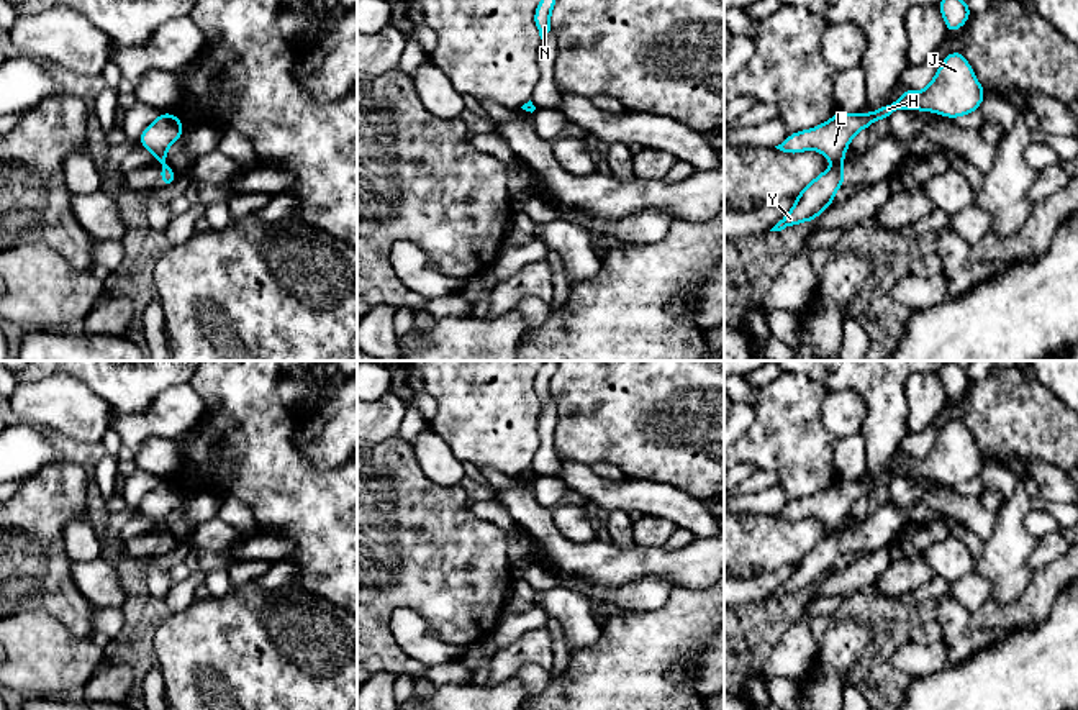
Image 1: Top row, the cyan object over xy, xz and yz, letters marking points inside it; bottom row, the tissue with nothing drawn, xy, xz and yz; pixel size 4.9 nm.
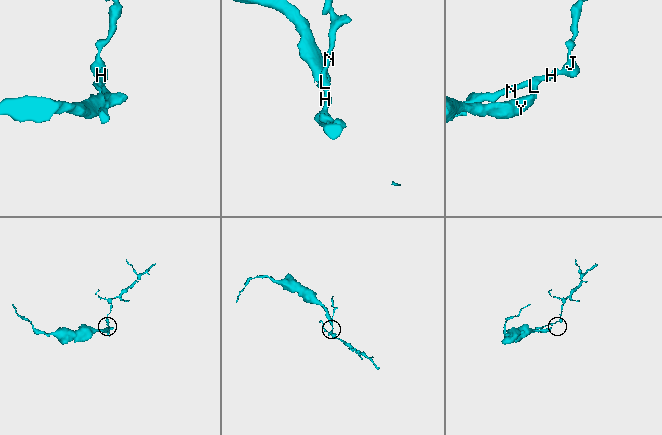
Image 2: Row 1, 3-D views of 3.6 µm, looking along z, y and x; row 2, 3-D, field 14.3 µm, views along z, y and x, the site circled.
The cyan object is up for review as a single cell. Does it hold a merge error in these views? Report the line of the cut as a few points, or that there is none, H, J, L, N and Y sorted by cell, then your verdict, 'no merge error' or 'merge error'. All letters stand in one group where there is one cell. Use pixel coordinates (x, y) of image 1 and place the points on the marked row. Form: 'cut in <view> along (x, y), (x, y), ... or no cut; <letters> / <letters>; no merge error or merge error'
cut in yz along (842, 161), (836, 164); H J L N / Y; merge error

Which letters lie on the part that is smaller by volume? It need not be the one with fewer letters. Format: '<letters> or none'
H, J, L, N

